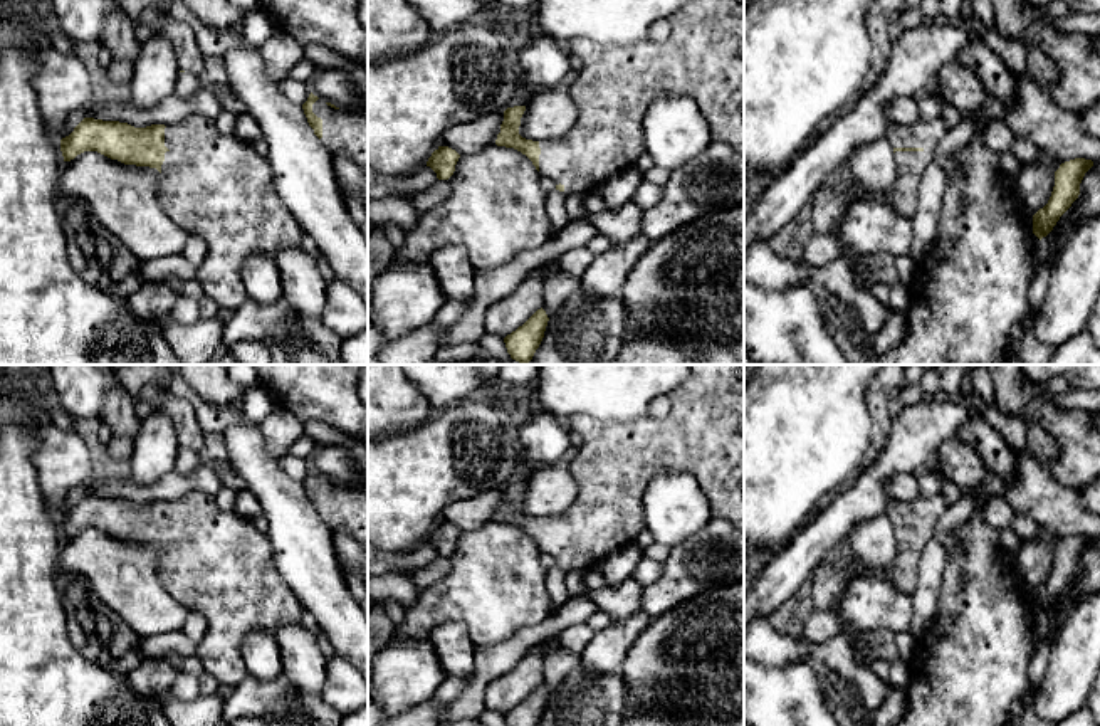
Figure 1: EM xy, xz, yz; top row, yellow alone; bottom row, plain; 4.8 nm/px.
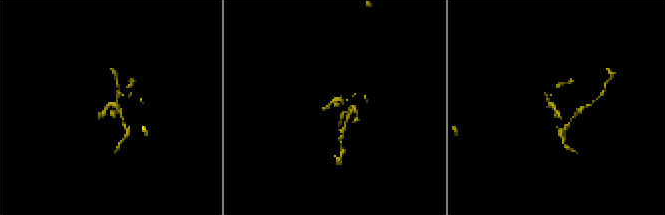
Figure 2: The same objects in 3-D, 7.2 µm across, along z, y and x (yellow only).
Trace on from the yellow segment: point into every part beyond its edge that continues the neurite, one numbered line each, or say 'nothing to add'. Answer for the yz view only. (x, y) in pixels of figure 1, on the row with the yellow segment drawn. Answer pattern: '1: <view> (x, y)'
1: yz (911, 165)

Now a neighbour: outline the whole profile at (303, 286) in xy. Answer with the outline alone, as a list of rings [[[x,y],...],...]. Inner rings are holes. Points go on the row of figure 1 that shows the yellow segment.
[[[296,245],[280,249],[275,262],[282,279],[282,296],[291,308],[309,319],[321,319],[327,284],[314,259]]]

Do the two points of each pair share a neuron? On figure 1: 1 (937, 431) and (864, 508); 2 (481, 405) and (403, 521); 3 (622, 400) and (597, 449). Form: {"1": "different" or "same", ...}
{"1": "same", "2": "same", "3": "different"}

